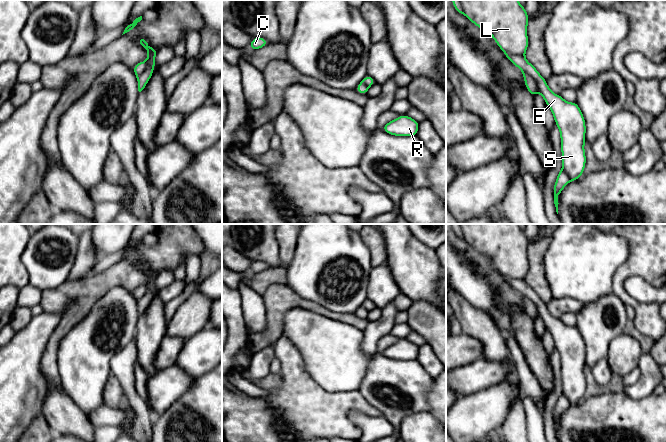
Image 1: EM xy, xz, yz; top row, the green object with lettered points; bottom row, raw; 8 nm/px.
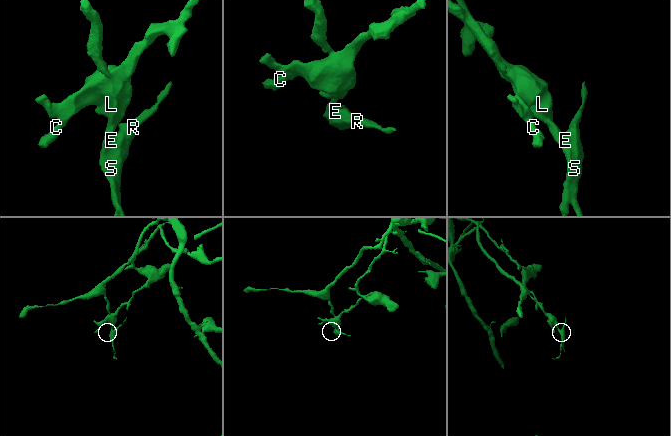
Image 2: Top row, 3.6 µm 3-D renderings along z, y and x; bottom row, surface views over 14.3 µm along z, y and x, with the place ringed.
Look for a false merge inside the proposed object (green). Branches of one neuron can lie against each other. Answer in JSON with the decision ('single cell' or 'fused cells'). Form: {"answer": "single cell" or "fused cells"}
{"answer": "fused cells"}

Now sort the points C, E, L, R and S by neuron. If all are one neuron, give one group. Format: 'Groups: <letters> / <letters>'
Groups: C L / E R S

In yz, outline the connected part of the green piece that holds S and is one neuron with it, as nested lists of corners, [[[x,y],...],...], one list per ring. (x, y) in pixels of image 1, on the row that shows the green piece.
[[[504,52],[514,66],[531,76],[542,94],[545,103],[550,107],[556,126],[560,130],[562,168],[568,174],[570,181],[583,176],[586,165],[584,151],[586,125],[583,114],[577,102],[570,103],[561,95],[554,94],[536,68],[524,56]]]

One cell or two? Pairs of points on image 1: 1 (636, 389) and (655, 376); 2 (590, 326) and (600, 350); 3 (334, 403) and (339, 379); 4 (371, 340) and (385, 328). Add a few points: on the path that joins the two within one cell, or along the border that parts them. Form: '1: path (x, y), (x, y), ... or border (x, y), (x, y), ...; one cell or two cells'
1: path (641, 388), (650, 379); one cell
2: path (596, 332), (597, 344); one cell
3: border (316, 381), (326, 390), (332, 392), (357, 390); two cells
4: path (374, 337), (382, 329); one cell

